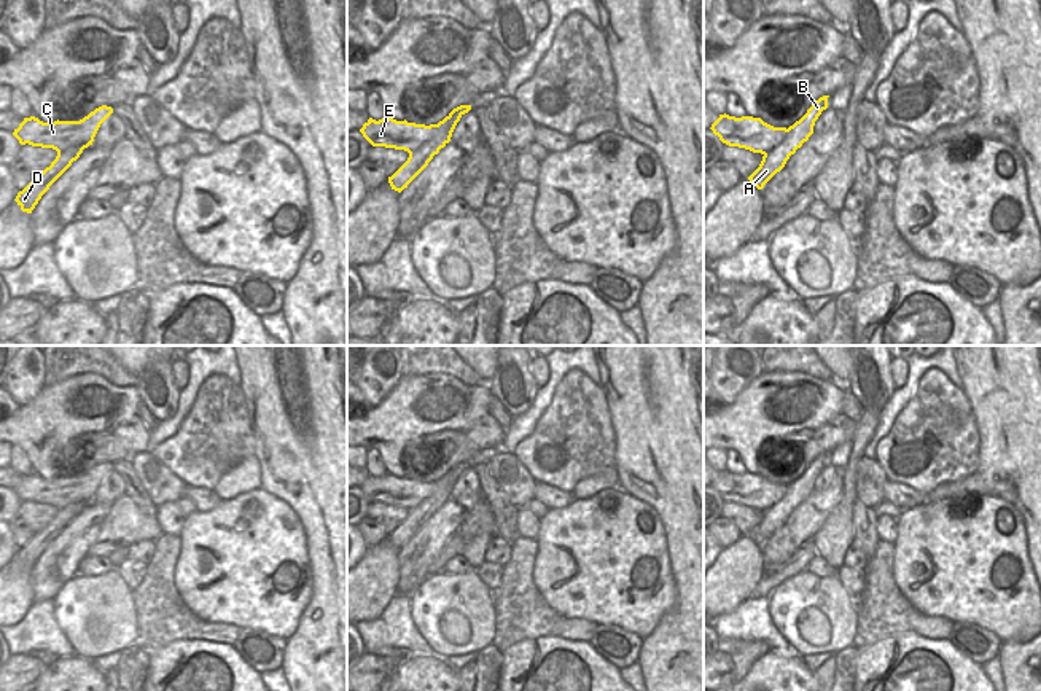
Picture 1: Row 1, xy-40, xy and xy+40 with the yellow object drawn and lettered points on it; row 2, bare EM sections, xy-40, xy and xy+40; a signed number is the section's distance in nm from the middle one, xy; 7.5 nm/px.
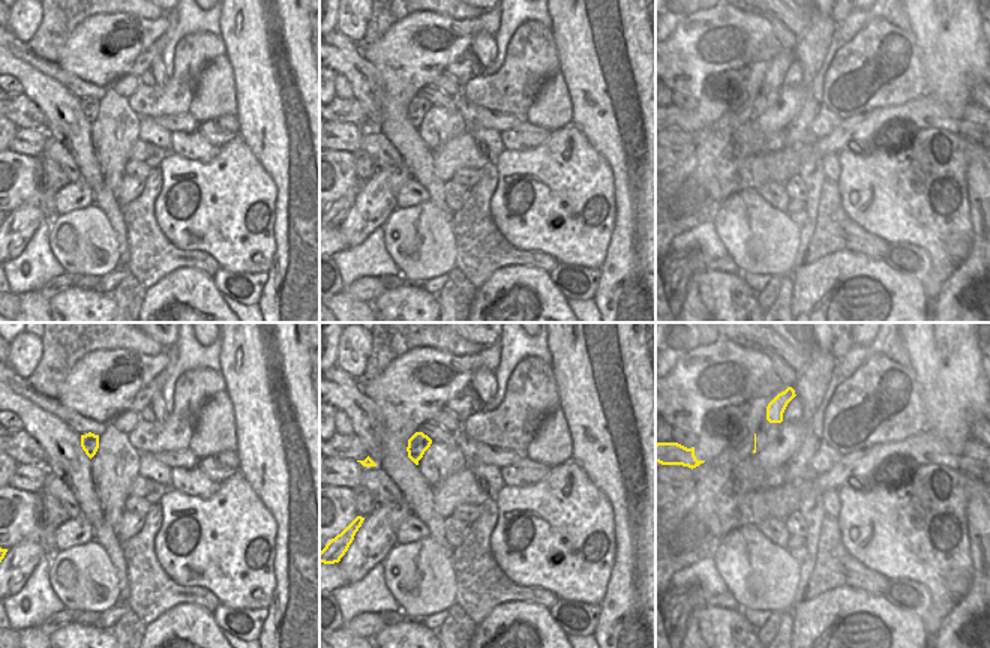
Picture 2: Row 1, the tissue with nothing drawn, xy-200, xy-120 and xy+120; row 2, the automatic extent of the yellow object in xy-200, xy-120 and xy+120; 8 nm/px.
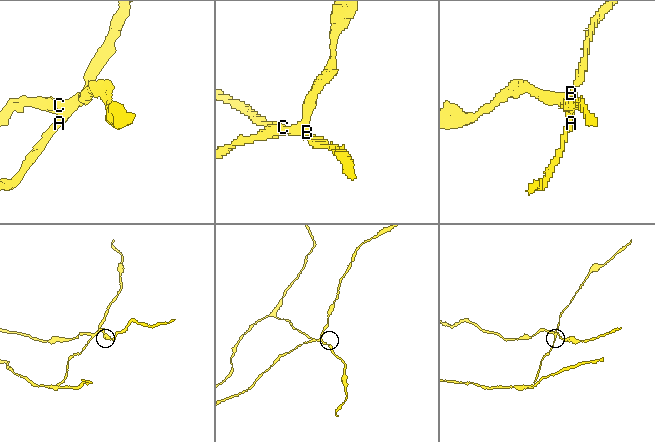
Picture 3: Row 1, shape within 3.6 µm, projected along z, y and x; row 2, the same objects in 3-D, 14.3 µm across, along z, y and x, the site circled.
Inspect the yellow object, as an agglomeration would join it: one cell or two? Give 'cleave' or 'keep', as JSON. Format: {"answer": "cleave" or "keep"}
{"answer": "cleave"}

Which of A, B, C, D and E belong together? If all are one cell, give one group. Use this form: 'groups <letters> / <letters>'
groups A B D / C E

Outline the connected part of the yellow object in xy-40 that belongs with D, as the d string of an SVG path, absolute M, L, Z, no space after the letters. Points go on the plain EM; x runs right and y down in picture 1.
M75 486L81 494L83 500L80 503L70 503L68 506L57 509L56 516L38 530L22 548L18 549L16 559L22 568L32 570L41 552L49 546L49 543L72 522L73 517L80 514L84 505L92 502L91 492Z

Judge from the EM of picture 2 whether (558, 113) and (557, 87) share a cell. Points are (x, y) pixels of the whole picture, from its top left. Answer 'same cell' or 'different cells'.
same cell

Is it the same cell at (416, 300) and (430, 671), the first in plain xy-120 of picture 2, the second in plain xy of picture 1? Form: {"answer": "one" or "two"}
{"answer": "one"}

